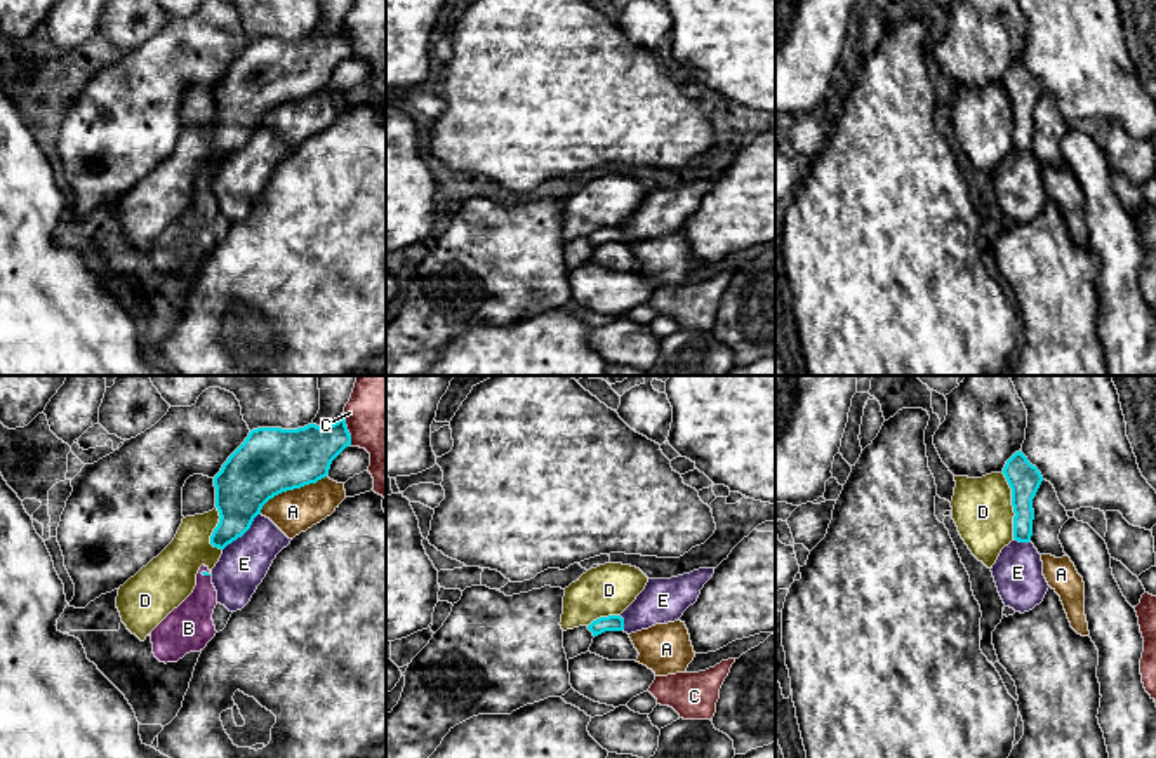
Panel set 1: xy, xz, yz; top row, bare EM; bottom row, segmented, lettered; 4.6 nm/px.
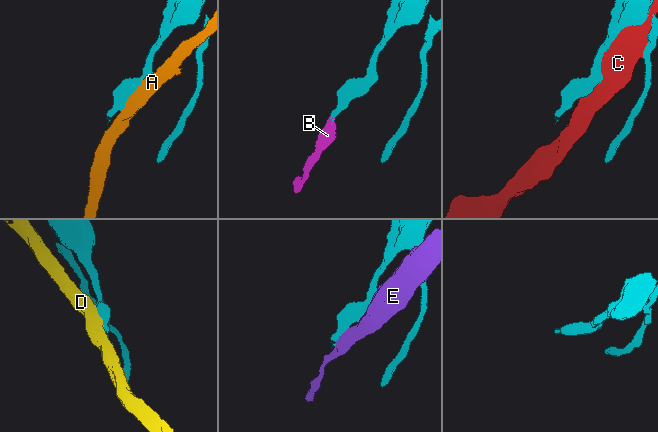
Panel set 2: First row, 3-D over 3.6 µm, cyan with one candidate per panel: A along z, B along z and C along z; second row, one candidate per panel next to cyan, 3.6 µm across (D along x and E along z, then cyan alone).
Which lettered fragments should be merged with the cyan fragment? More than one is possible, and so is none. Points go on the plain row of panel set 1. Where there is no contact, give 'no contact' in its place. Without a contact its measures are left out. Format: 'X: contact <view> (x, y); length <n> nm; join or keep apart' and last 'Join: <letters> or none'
A: contact xy (291, 99); length 360 nm; keep apart
B: contact xy (205, 183); length 50 nm; join
C: contact xy (346, 39); length 160 nm; keep apart
D: contact yz (1012, 115); length 320 nm; keep apart
E: contact xy (242, 145); length 240 nm; keep apart
Join: B

